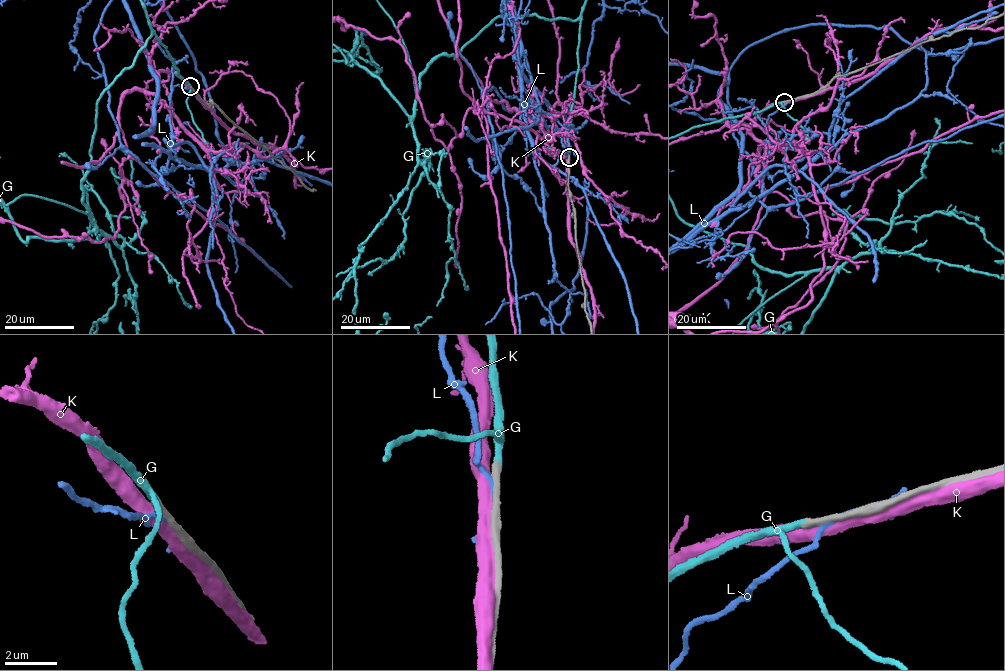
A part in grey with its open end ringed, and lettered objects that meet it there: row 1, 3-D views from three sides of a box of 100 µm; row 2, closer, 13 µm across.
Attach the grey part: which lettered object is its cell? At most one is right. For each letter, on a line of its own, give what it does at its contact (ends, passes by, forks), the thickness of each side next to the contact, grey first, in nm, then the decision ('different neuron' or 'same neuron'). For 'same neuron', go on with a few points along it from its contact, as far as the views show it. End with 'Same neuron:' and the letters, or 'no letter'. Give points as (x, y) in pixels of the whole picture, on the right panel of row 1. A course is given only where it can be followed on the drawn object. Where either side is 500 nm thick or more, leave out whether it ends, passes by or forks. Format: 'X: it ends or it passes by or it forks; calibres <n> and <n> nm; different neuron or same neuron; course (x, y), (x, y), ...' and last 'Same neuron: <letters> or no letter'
G: it passes by; calibres 280 and 190 nm; same neuron
K: it passes by; calibres 320 and 480 nm; different neuron
L: it passes by; calibres 360 and 180 nm; different neuron
Same neuron: G

